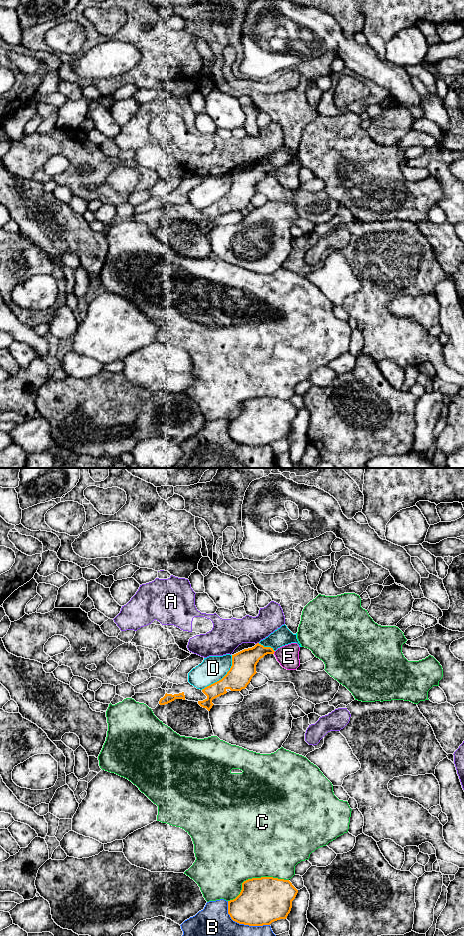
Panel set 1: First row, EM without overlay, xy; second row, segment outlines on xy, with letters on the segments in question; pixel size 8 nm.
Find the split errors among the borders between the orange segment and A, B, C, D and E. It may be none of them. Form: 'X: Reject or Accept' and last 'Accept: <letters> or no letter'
A: Reject
B: Reject
C: Reject
D: Reject
E: Reject
Accept: no letter

